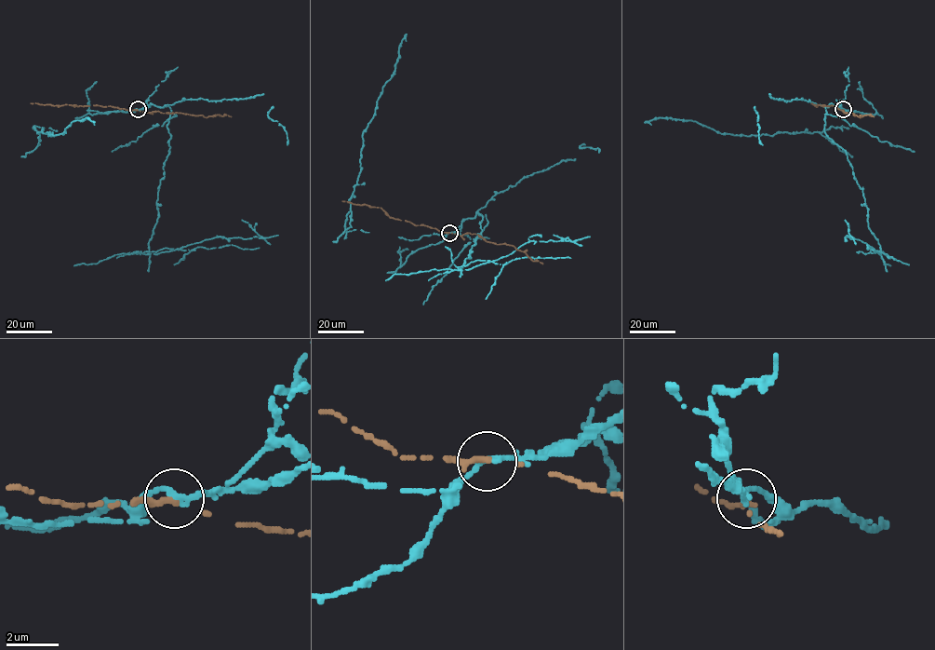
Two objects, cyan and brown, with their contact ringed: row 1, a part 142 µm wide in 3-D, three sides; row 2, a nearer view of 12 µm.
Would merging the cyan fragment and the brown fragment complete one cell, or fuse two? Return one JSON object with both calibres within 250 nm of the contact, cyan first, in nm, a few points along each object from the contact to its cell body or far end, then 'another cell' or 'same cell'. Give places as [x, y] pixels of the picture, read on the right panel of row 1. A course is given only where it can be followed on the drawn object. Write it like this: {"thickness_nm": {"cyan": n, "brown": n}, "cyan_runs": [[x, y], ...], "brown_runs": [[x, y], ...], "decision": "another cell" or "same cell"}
{"thickness_nm": {"cyan": 220, "brown": 200}, "cyan_runs": [[842, 110], [823, 105], [824, 131], [846, 151], [880, 251], [850, 238], [845, 220]], "brown_runs": [[842, 110], [832, 105], [811, 103]], "decision": "another cell"}

